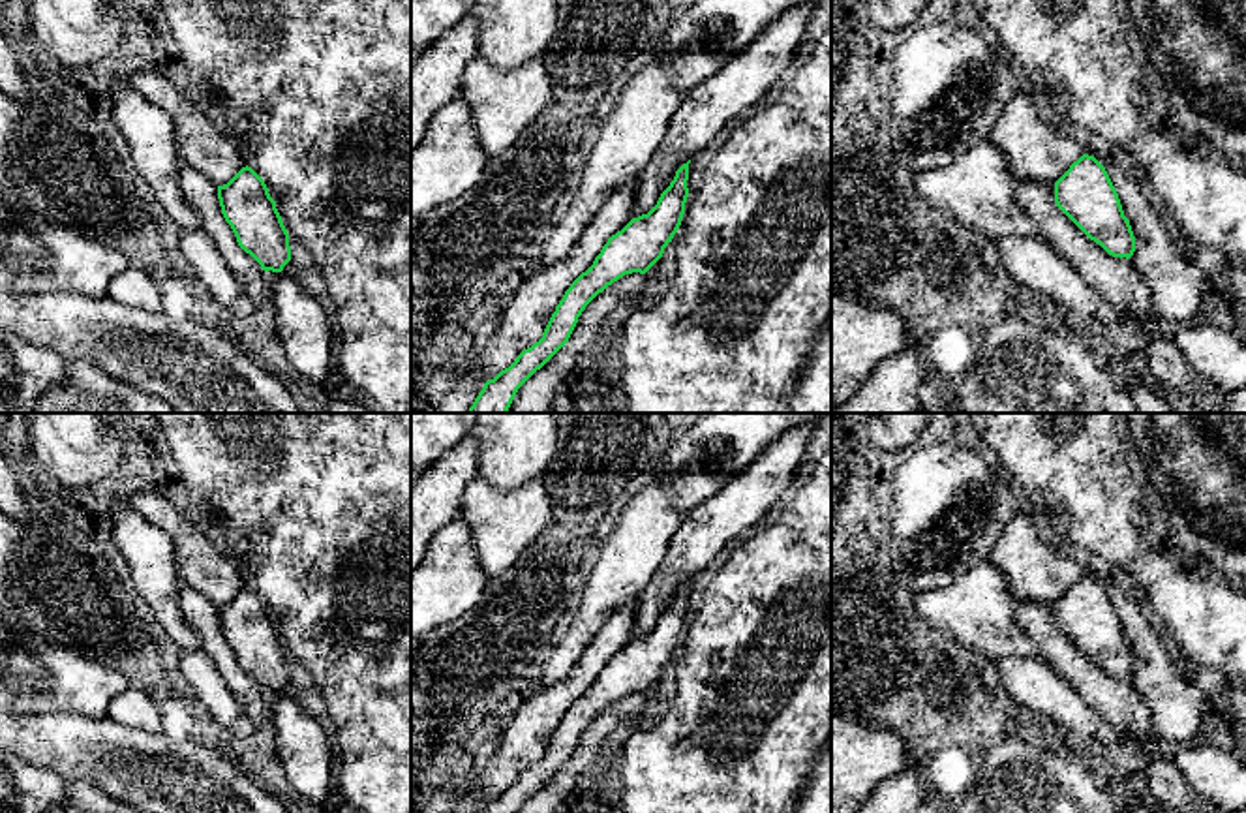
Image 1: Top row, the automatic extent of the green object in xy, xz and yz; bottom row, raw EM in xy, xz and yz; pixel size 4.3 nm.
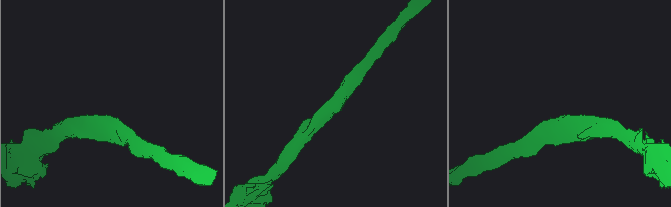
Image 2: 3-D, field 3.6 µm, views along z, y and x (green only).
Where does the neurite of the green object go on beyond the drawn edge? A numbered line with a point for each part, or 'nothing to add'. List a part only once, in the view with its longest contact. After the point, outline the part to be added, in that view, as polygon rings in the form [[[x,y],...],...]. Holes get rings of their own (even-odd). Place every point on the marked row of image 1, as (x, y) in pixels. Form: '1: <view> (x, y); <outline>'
nothing to add

